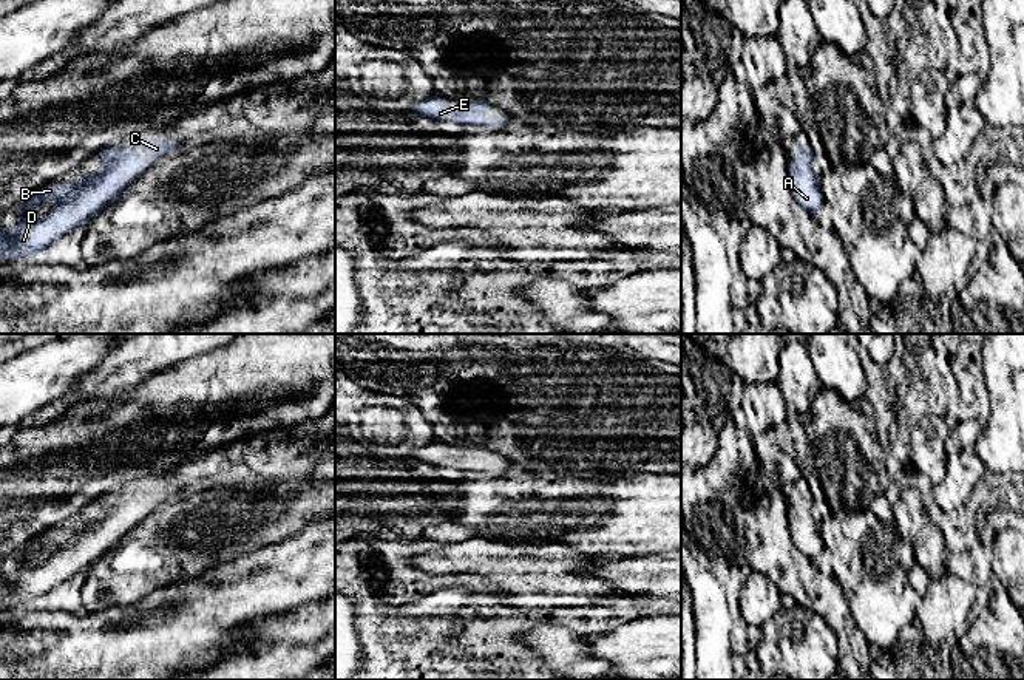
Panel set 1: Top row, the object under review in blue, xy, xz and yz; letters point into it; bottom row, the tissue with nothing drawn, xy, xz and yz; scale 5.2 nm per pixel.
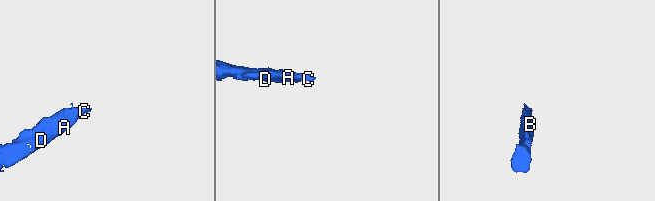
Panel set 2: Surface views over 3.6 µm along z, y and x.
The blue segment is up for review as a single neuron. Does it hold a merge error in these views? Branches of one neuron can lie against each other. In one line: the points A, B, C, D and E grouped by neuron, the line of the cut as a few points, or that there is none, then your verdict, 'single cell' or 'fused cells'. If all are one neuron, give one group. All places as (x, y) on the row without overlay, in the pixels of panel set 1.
A B C D E; no cut; single cell

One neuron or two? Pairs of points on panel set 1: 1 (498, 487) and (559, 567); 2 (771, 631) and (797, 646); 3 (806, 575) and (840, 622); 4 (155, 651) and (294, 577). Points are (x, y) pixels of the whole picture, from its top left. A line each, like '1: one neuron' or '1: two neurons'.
1: two neurons
2: one neuron
3: one neuron
4: one neuron

